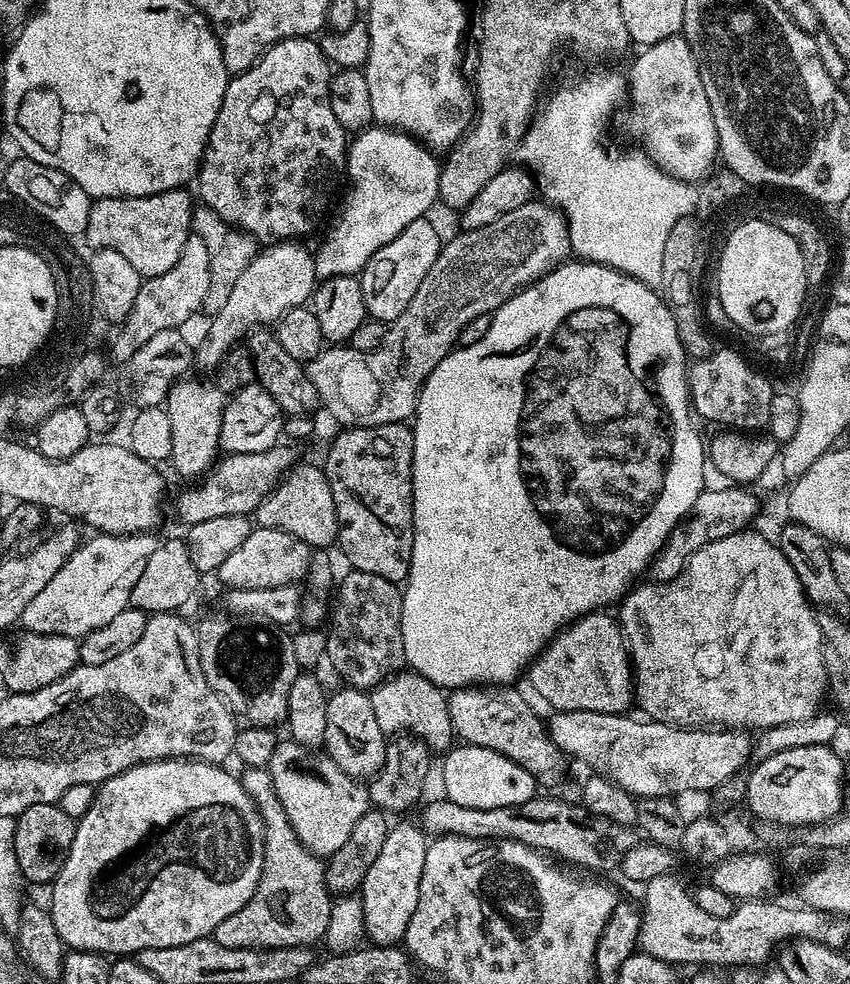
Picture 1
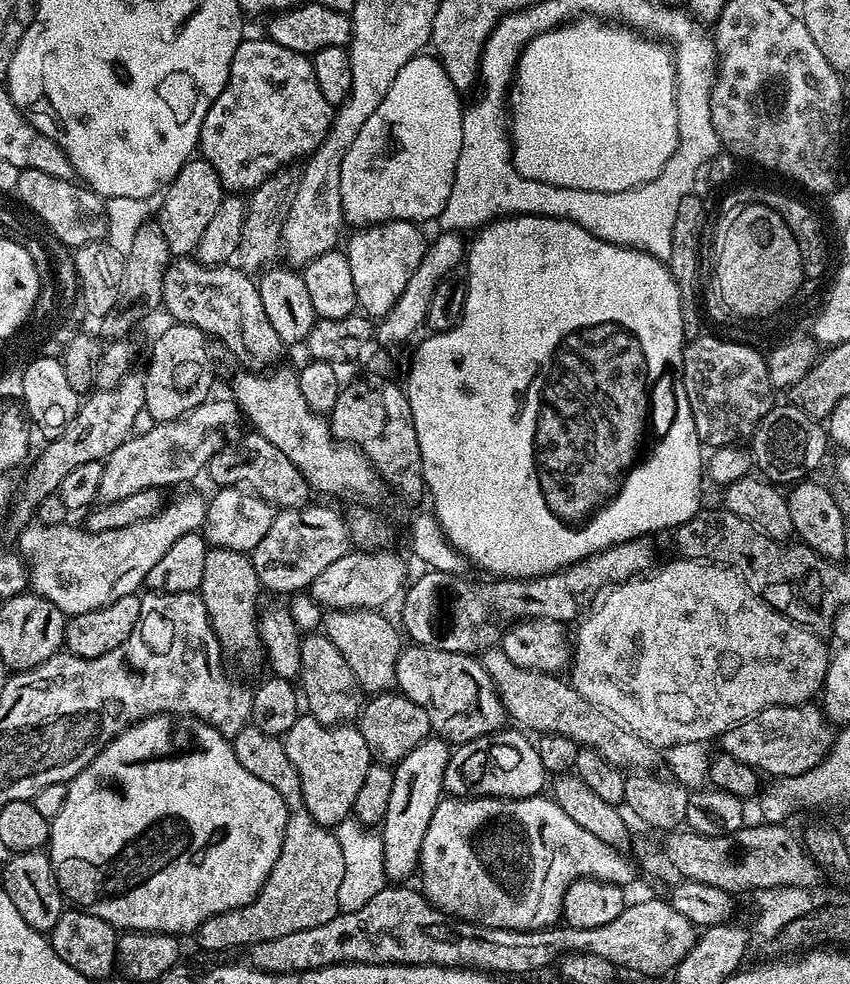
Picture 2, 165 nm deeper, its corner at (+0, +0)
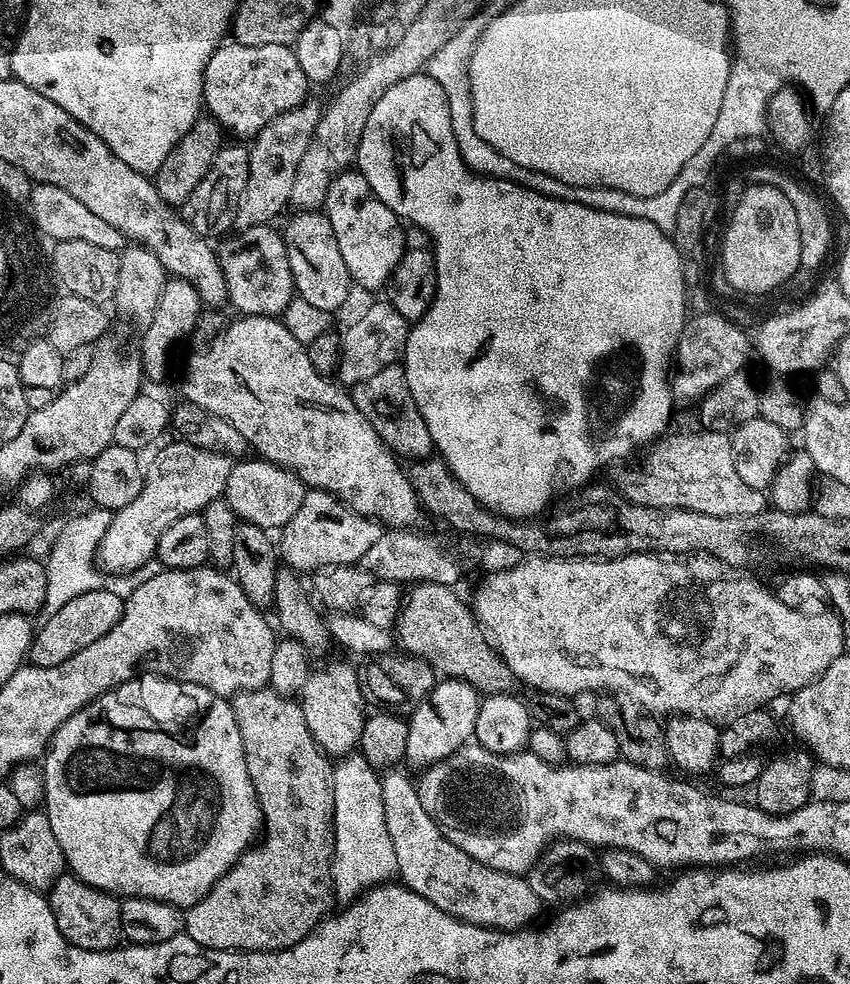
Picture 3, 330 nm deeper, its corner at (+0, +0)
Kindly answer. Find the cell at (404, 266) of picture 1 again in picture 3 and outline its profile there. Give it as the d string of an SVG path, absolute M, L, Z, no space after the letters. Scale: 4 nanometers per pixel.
M345 170L340 175L333 175L322 211L328 217L330 226L334 226L334 238L338 238L338 250L342 254L342 262L346 262L346 270L350 270L353 281L364 288L380 288L384 283L385 287L392 280L392 271L401 267L406 251L404 232L400 229L401 217L396 216L394 210L387 208L375 196L359 170Z

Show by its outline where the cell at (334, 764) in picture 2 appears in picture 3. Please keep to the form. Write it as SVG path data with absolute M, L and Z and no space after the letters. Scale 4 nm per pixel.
M336 660L325 668L318 667L298 695L298 703L310 726L310 734L322 751L332 758L343 758L360 743L362 726L366 719L364 685L361 677L344 660Z

